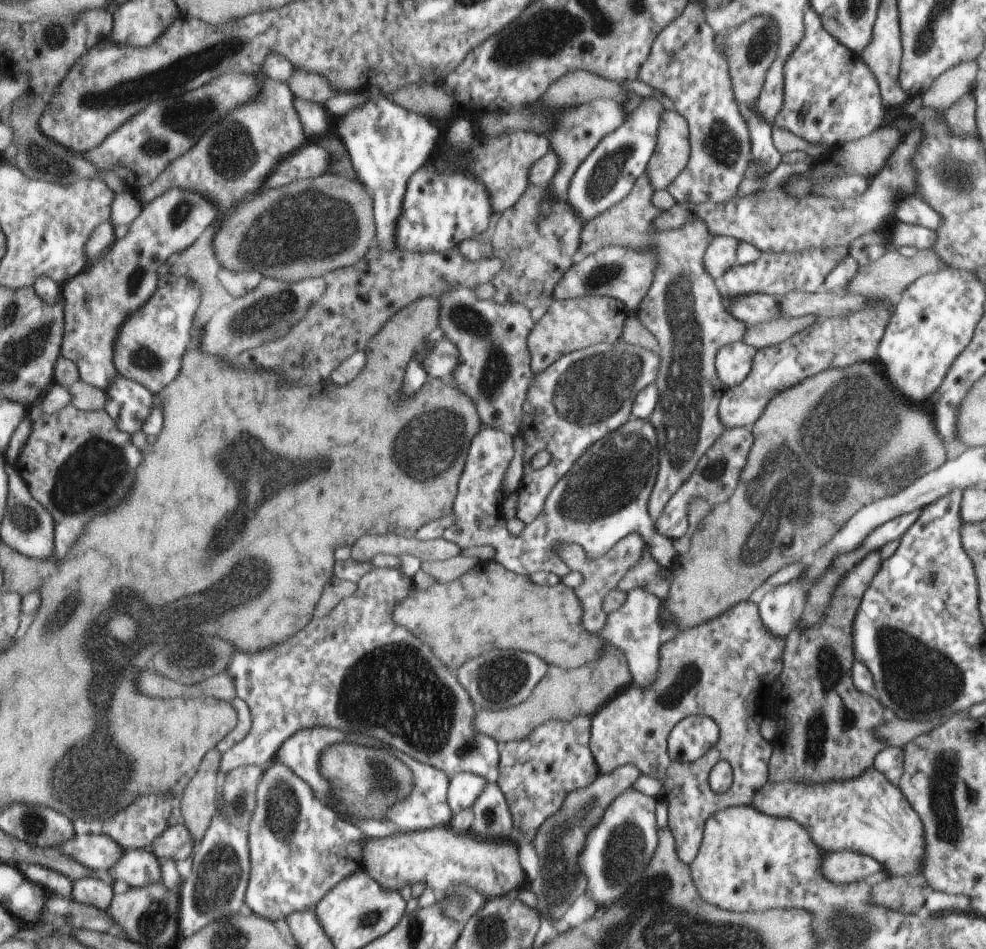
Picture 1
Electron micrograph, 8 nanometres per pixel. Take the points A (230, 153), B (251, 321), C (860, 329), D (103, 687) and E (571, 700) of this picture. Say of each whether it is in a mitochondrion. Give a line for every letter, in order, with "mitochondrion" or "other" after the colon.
A: mitochondrion
B: mitochondrion
C: other
D: mitochondrion
E: other

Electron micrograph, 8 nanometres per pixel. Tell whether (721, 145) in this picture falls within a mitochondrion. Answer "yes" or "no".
yes

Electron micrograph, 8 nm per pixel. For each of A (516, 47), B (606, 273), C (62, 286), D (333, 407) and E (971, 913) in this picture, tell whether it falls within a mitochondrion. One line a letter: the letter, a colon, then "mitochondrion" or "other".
A: mitochondrion
B: mitochondrion
C: other
D: other
E: other

